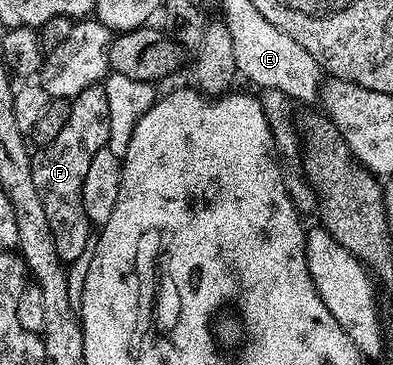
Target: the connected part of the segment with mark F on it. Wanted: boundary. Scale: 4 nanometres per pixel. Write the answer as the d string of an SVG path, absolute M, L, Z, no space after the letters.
M103 85L86 88L86 92L71 99L71 104L66 128L62 128L62 133L32 160L34 188L38 188L42 208L46 208L46 220L50 220L50 232L54 232L56 251L65 264L78 260L78 256L82 256L82 248L93 241L94 227L86 216L82 186L90 169L90 160L94 160L99 150L107 147L110 136L110 111Z

